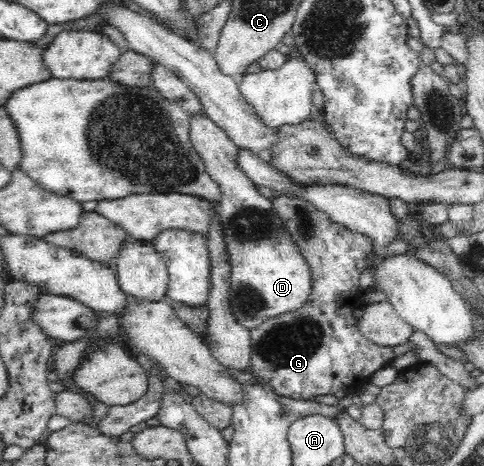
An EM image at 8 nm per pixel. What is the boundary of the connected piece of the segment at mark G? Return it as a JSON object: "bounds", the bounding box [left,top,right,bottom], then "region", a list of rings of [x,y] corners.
{"bounds":[250,195,396,400],"region":[[[279,195],[274,198],[272,205],[283,222],[285,232],[293,241],[293,247],[297,247],[299,255],[309,267],[311,292],[297,310],[267,318],[250,329],[251,366],[258,376],[269,380],[281,396],[307,400],[320,394],[331,394],[341,400],[371,383],[372,375],[390,366],[396,358],[391,347],[379,346],[363,336],[359,328],[360,319],[355,316],[355,308],[365,305],[369,293],[359,285],[359,276],[367,268],[368,259],[375,249],[373,241],[369,236],[331,220],[325,212],[301,196]]]}

